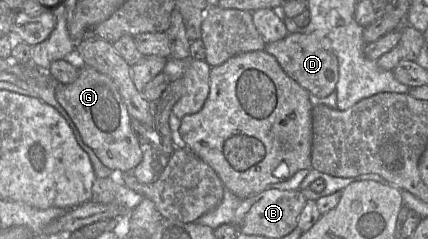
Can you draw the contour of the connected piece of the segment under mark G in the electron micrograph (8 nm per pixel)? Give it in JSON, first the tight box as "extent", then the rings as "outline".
{"extent":[55,65,143,172],"outline":[[[87,65],[79,66],[78,78],[70,84],[59,83],[55,89],[59,104],[78,129],[82,140],[112,170],[131,172],[143,159],[143,146],[137,139],[131,116],[115,83],[105,74]]]}

